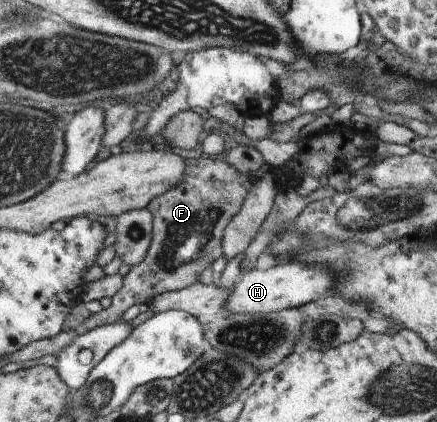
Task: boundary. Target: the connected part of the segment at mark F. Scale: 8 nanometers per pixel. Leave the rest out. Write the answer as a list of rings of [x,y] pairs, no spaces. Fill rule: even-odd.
[[[201,156],[199,159],[187,160],[187,178],[178,186],[170,189],[167,193],[156,197],[151,202],[149,209],[153,212],[153,243],[148,256],[139,265],[133,265],[122,276],[124,286],[111,296],[111,304],[108,308],[102,308],[100,312],[92,313],[76,332],[86,332],[92,329],[109,325],[119,321],[126,310],[130,310],[134,304],[149,304],[155,297],[168,291],[180,291],[198,282],[200,273],[208,264],[212,264],[222,254],[222,238],[226,227],[232,222],[243,207],[247,196],[250,194],[252,178],[246,173],[241,173],[224,158],[212,158]]]

